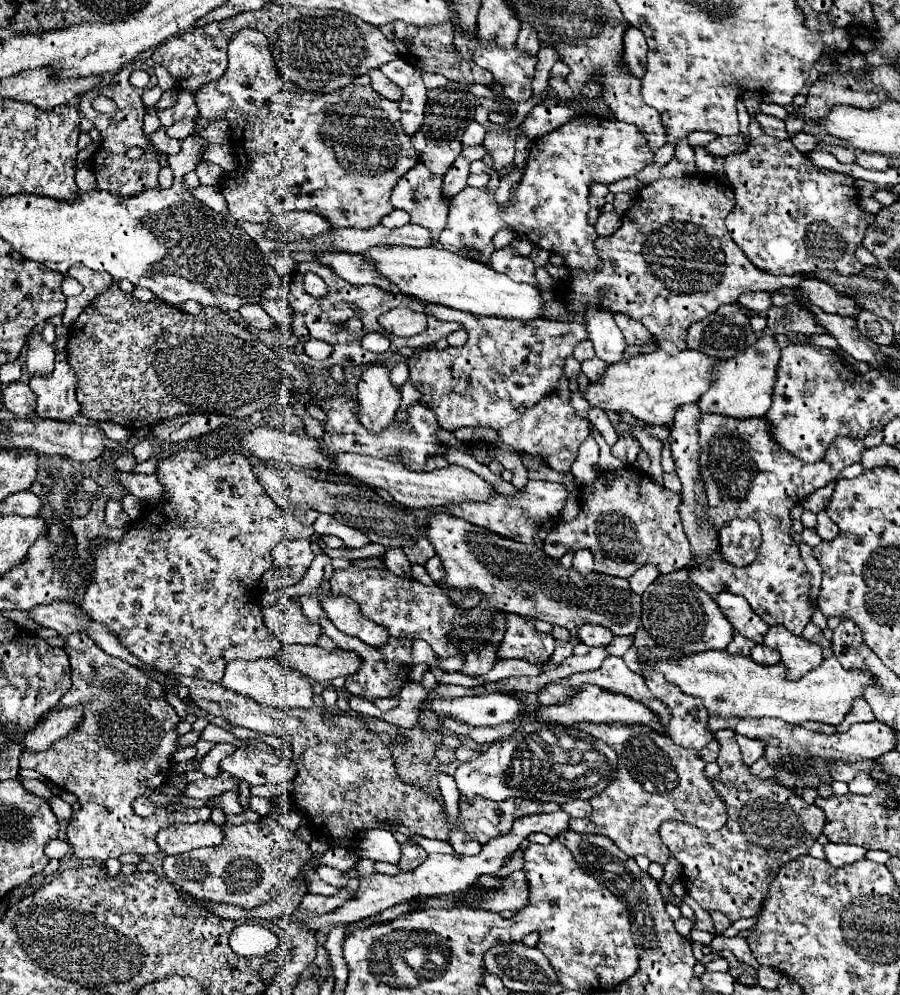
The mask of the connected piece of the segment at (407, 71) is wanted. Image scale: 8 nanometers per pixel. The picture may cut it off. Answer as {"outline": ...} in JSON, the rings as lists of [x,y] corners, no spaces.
{"outline":[[[397,58],[389,64],[383,64],[381,72],[403,90],[403,98],[399,102],[399,108],[403,112],[401,124],[405,134],[413,136],[423,122],[423,110],[427,100],[427,88],[421,80],[421,70],[413,68],[403,58]]]}

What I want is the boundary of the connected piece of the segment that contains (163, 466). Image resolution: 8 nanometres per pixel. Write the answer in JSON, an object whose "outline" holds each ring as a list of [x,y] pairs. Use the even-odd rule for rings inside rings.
{"outline":[[[179,450],[175,456],[163,458],[159,462],[157,468],[157,478],[161,480],[161,484],[165,486],[165,500],[161,500],[161,504],[149,504],[145,508],[145,518],[139,518],[139,522],[135,522],[135,526],[131,524],[125,532],[125,536],[119,542],[107,540],[103,536],[95,538],[99,544],[95,546],[95,578],[91,580],[85,598],[83,598],[83,610],[97,622],[105,624],[121,642],[121,646],[125,646],[133,656],[137,656],[139,660],[143,660],[145,664],[157,668],[157,672],[161,674],[173,674],[173,676],[193,676],[193,678],[201,678],[207,682],[221,682],[223,672],[225,672],[225,664],[241,658],[241,660],[257,660],[257,658],[273,658],[277,656],[277,652],[281,652],[283,644],[265,628],[263,618],[261,618],[261,608],[259,608],[259,580],[263,576],[263,572],[269,570],[271,566],[271,550],[285,538],[311,538],[315,534],[313,526],[305,526],[301,522],[295,520],[293,510],[291,516],[287,510],[279,508],[269,494],[263,490],[263,486],[257,482],[255,474],[251,472],[251,464],[247,462],[245,456],[241,454],[233,454],[233,456],[219,456],[219,458],[205,458],[201,452],[195,450]]]}

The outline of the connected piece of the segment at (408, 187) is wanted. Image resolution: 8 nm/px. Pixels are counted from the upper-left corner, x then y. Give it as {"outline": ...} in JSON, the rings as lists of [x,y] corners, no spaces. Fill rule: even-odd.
{"outline":[[[419,162],[399,180],[391,194],[391,204],[405,210],[413,224],[425,226],[435,246],[439,244],[437,236],[441,228],[447,224],[447,202],[441,194],[441,182],[441,178],[433,176],[433,172]]]}

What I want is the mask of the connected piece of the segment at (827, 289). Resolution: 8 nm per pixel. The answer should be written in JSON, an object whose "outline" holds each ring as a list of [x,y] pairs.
{"outline":[[[817,278],[805,280],[799,290],[803,292],[803,300],[809,300],[811,304],[819,306],[823,312],[835,312],[839,316],[849,316],[849,318],[857,318],[857,314],[861,312],[859,304],[845,294],[835,292],[835,288],[827,282],[821,282]]]}

